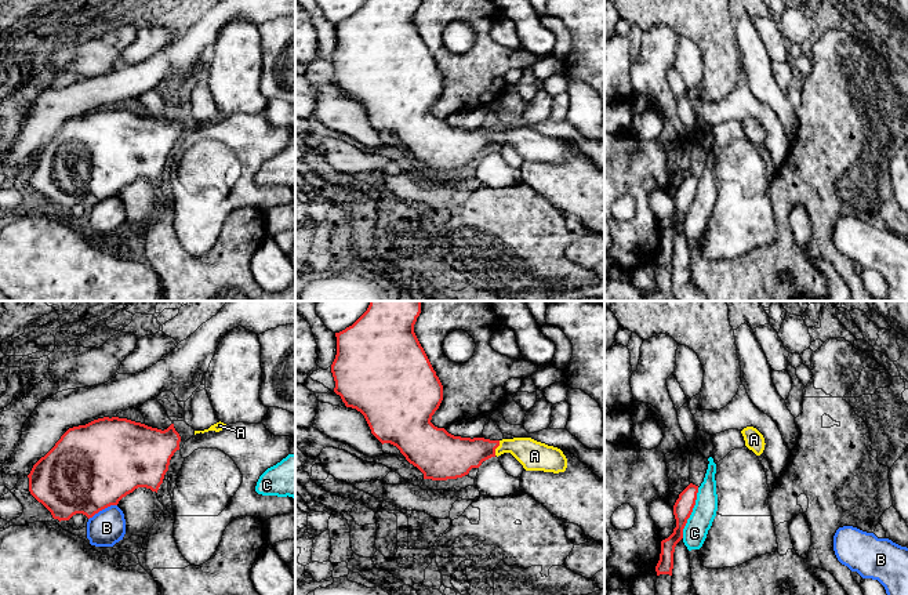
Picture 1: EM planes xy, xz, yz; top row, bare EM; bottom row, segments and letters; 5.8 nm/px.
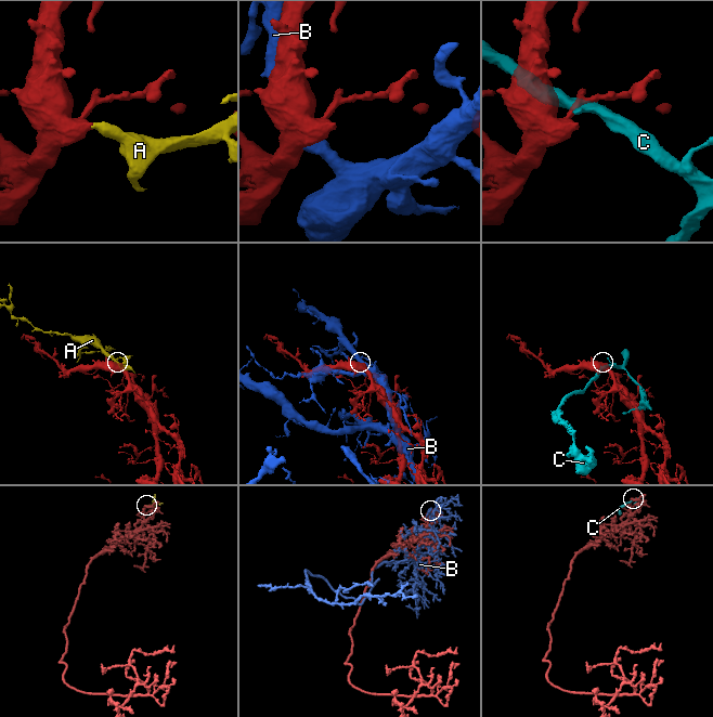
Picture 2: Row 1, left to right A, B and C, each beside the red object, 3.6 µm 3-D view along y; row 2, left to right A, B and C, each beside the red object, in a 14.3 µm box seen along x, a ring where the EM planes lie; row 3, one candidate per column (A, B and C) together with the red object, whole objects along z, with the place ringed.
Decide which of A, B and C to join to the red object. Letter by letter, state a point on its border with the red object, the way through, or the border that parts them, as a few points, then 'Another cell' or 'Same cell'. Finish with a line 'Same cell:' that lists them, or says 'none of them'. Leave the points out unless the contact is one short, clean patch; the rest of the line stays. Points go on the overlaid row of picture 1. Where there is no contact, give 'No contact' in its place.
A: Touches red at xz (497, 446). Same cell
B: Touches red at xy (102, 508). Another cell
C: Touches red at yz (692, 511). Another cell
Same cell: A

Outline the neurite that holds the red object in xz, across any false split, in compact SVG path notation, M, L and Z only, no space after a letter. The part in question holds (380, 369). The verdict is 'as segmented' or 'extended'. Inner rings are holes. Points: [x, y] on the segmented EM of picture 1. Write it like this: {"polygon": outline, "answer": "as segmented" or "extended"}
{"polygon": "M370 301L367 311L352 326L335 333L337 355L331 373L334 392L345 406L360 411L371 433L382 445L396 446L424 474L424 479L462 478L483 461L504 453L511 453L526 471L564 472L567 458L557 447L531 438L461 438L431 422L443 400L443 385L414 333L420 313L421 301Z", "answer": "extended"}

